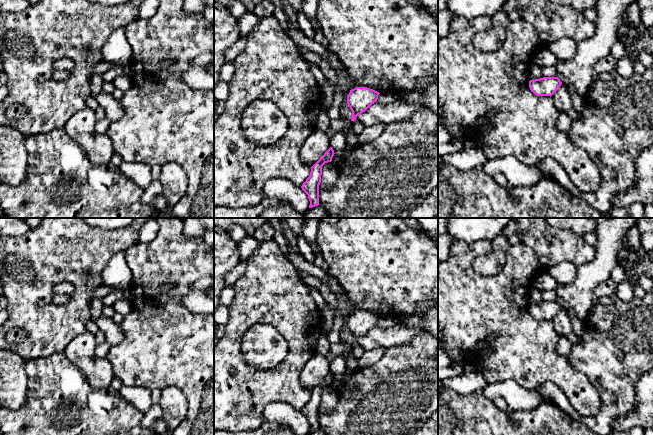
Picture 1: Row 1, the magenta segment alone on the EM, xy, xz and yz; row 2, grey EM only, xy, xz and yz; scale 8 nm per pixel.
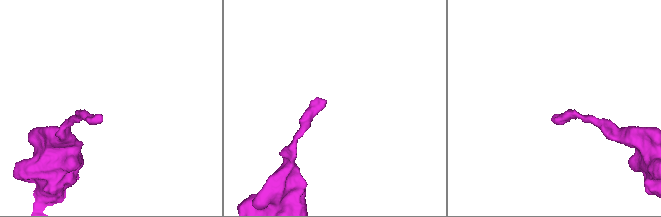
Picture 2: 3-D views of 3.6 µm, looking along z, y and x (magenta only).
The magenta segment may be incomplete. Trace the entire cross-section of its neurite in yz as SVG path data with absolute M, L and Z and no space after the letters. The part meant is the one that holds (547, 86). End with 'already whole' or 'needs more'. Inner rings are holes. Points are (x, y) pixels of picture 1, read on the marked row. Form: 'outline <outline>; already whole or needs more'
outline M543 77L530 80L529 88L537 96L552 96L561 84L562 82L558 77Z; already whole

